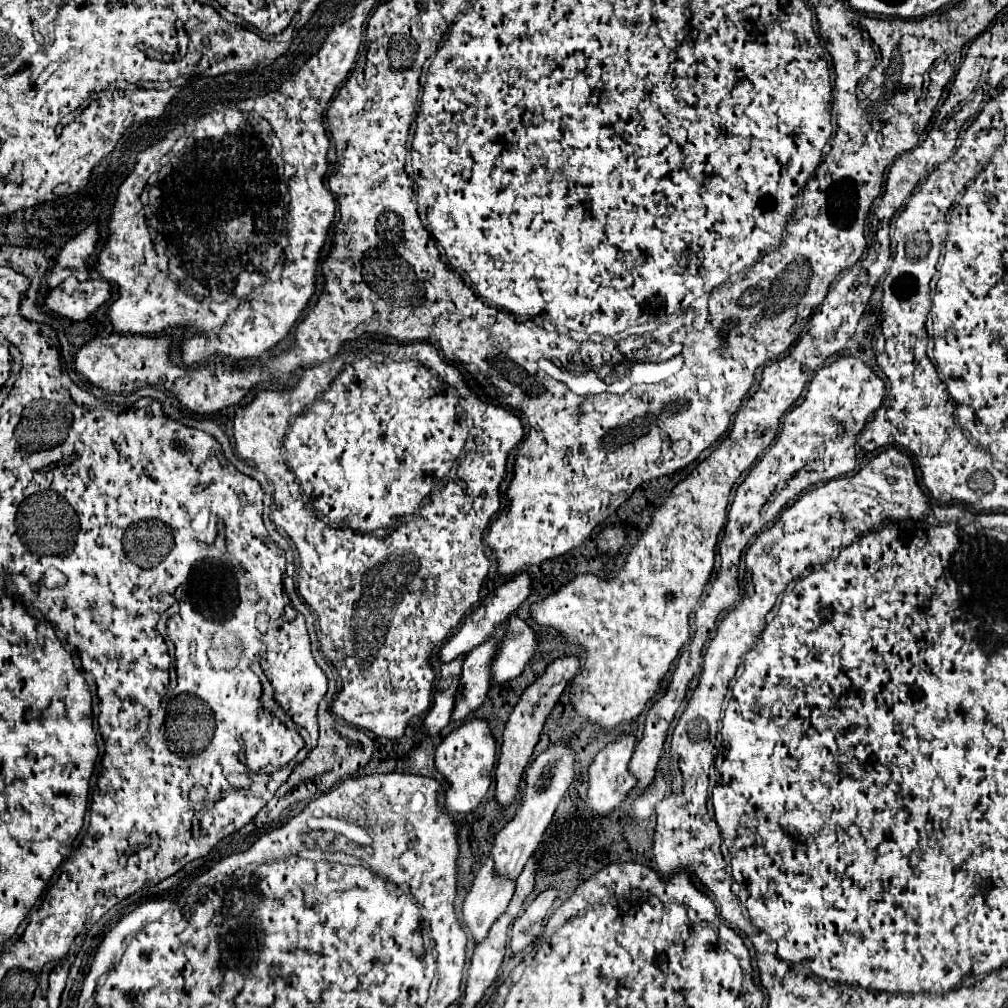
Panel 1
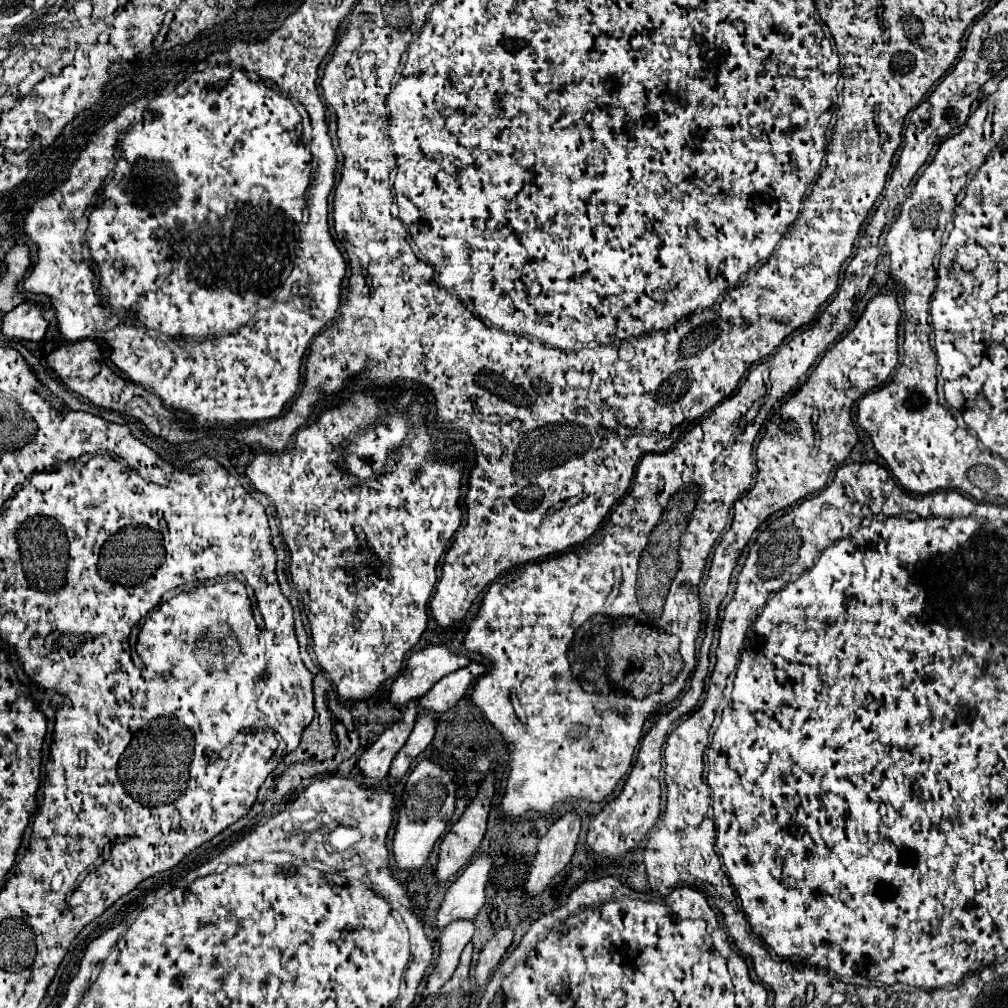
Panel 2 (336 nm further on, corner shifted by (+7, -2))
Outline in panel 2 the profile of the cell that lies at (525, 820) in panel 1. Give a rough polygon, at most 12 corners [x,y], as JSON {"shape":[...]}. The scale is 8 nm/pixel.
{"shape":[[478,856],[450,884],[438,914],[442,932],[454,920],[474,920],[484,906],[492,870]]}

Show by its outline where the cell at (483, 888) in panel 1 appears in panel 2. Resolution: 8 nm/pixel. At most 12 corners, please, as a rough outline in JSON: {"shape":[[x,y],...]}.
{"shape":[[454,920],[440,936],[440,956],[422,1000],[450,980],[474,922]]}

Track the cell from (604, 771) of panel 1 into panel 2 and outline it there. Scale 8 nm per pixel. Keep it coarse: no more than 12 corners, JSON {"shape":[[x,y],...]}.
{"shape":[[566,812],[538,844],[522,888],[538,896],[576,850],[580,818]]}

